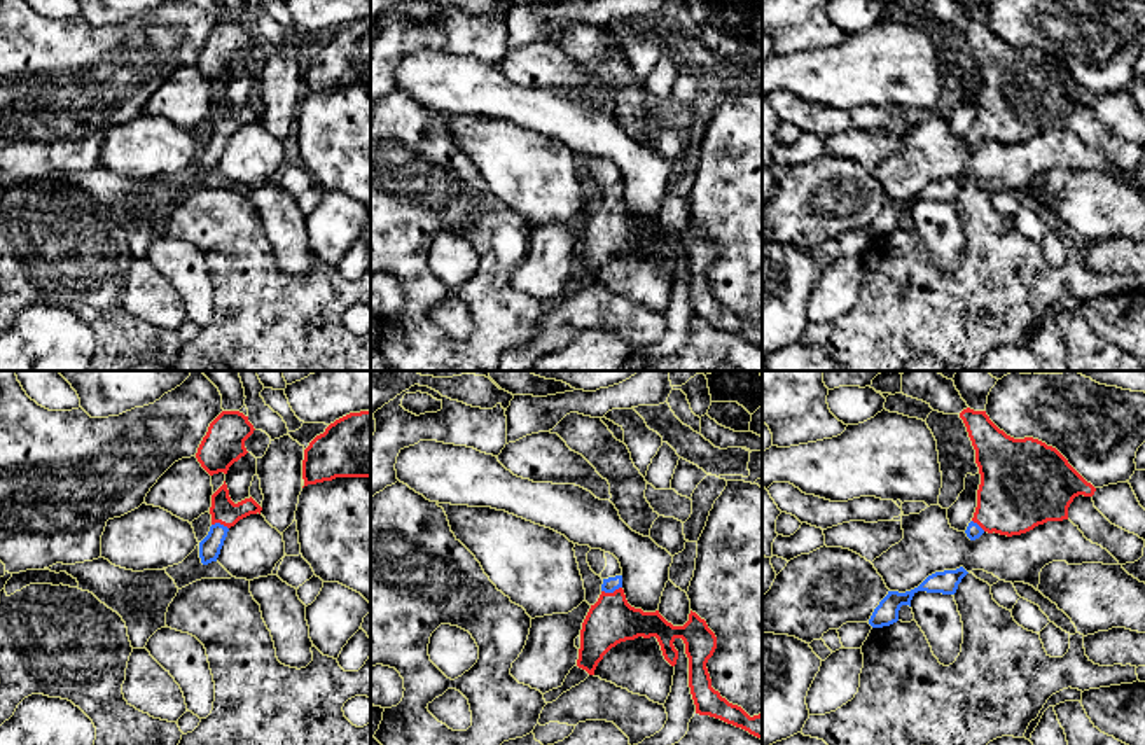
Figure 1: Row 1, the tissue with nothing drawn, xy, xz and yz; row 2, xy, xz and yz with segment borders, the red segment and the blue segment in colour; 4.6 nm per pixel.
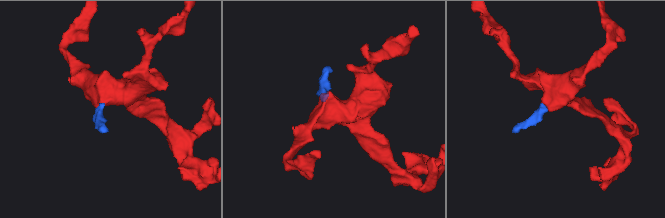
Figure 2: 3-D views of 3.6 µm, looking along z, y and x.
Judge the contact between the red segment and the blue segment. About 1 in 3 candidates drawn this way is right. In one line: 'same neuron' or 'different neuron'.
same neuron

